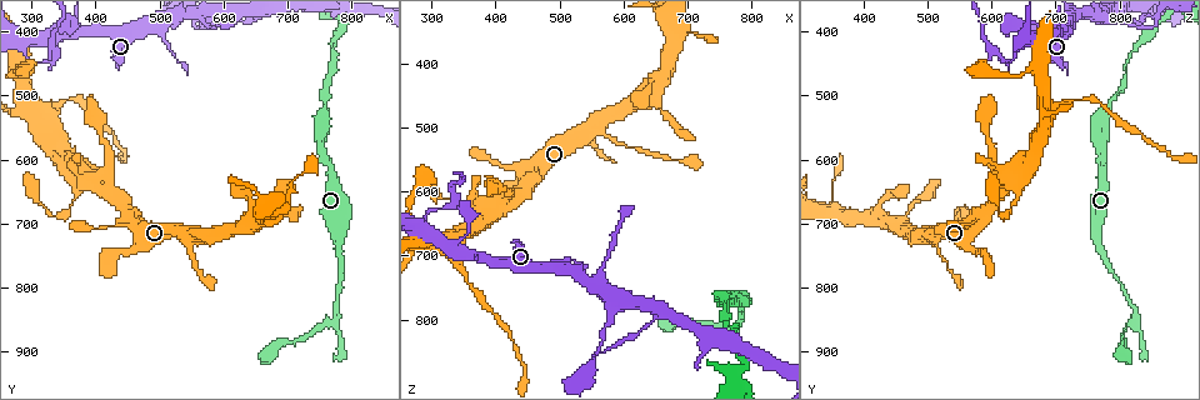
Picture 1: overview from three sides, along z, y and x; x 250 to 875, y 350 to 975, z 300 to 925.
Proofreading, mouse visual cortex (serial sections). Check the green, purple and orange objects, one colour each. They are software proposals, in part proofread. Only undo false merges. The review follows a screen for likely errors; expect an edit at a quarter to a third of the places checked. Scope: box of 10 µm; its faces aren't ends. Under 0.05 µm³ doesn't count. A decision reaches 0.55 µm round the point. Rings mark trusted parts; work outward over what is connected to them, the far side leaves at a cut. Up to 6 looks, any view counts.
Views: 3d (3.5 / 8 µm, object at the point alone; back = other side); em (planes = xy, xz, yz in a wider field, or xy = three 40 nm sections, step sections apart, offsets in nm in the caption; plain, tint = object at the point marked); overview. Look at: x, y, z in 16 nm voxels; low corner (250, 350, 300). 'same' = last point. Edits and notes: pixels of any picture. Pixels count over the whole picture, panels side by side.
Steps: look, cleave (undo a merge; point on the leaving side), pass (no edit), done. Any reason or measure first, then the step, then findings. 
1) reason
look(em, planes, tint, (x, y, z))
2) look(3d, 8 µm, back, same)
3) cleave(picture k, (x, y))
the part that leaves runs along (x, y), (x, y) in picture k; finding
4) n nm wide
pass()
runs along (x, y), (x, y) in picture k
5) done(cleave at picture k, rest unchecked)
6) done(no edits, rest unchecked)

calibre changes
look(3d, 3.5 µm, back, (440, 740, 575))

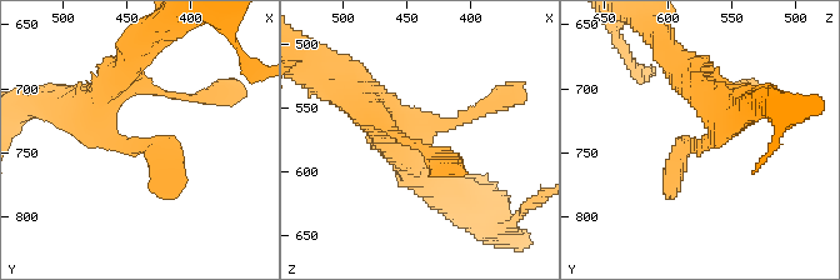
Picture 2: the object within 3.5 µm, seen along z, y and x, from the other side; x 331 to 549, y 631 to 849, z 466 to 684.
look(em, xy, step 5, tint, (442, 740, 576))

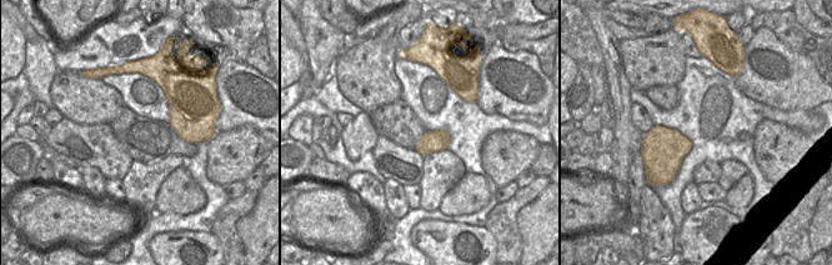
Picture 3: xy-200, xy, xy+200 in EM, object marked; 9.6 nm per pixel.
look(em, xy, step 2, tint, same)

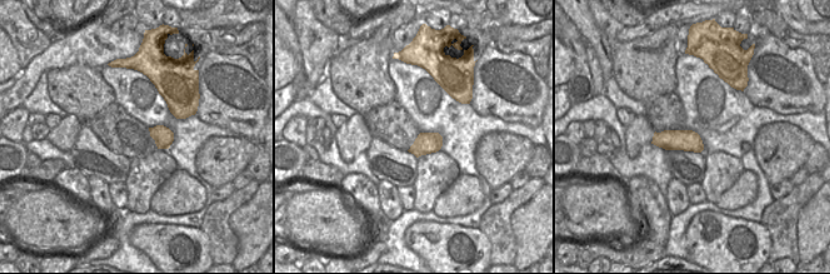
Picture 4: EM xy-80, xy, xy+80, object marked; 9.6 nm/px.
pass()
runs along (361, 103), (388, 129), (454, 173) in picture 2; all the same cell

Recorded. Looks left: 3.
two arms in line, one across
look(3d, 3.5 µm, (550, 720, 500))

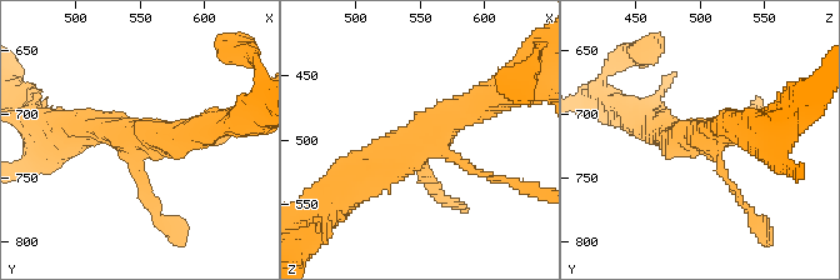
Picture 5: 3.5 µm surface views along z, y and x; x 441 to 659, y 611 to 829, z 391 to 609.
need the tissue
look(em, xy, step 2, plain, (556, 716, 500))

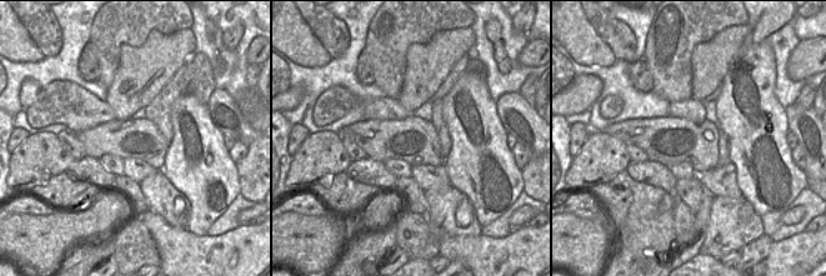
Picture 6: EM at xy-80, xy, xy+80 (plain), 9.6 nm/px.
with the object marked
look(em, xy, step 2, tint, same)

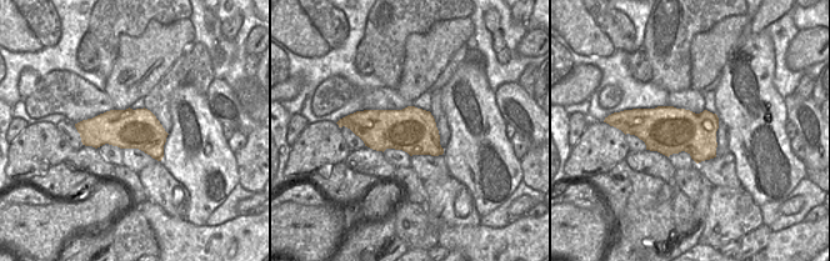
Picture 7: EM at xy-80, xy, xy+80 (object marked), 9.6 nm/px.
pass()
runs along (345, 193), (453, 115), (494, 96) in picture 5; one cell here

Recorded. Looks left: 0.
done(no edits, rest unchecked)

